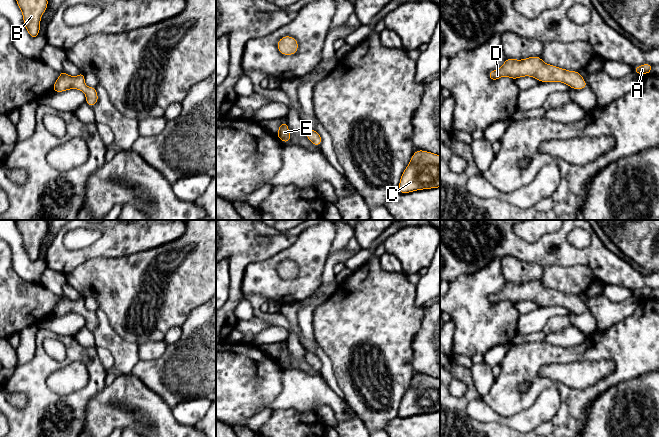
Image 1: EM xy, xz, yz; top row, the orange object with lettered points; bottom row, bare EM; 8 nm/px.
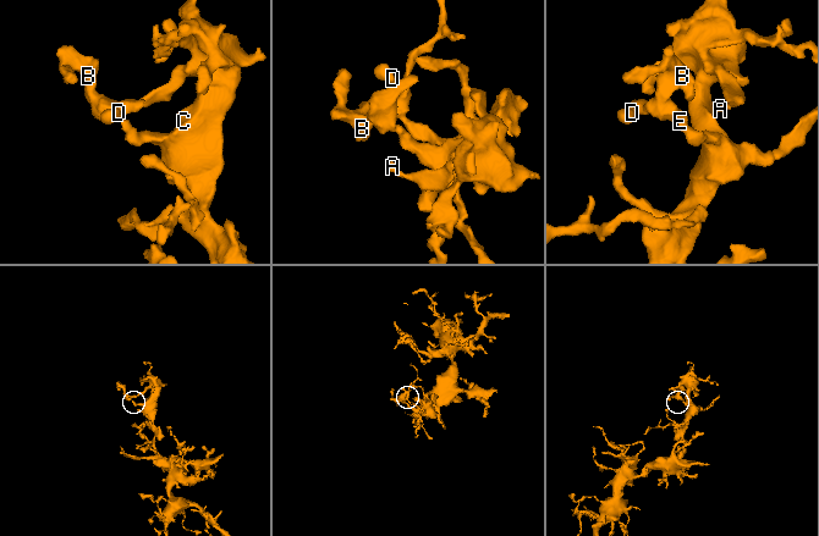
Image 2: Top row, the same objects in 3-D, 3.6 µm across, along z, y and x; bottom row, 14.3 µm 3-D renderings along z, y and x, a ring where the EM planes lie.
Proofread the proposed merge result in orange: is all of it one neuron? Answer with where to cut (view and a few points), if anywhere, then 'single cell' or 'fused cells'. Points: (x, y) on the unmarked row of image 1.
cut none; single cell

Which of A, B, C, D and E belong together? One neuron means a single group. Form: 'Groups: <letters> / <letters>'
Groups: A B C D E

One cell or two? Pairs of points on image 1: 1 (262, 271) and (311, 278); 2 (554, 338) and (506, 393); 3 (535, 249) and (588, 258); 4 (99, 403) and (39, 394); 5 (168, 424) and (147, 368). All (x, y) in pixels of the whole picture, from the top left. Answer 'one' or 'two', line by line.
1: one
2: two
3: one
4: two
5: two

